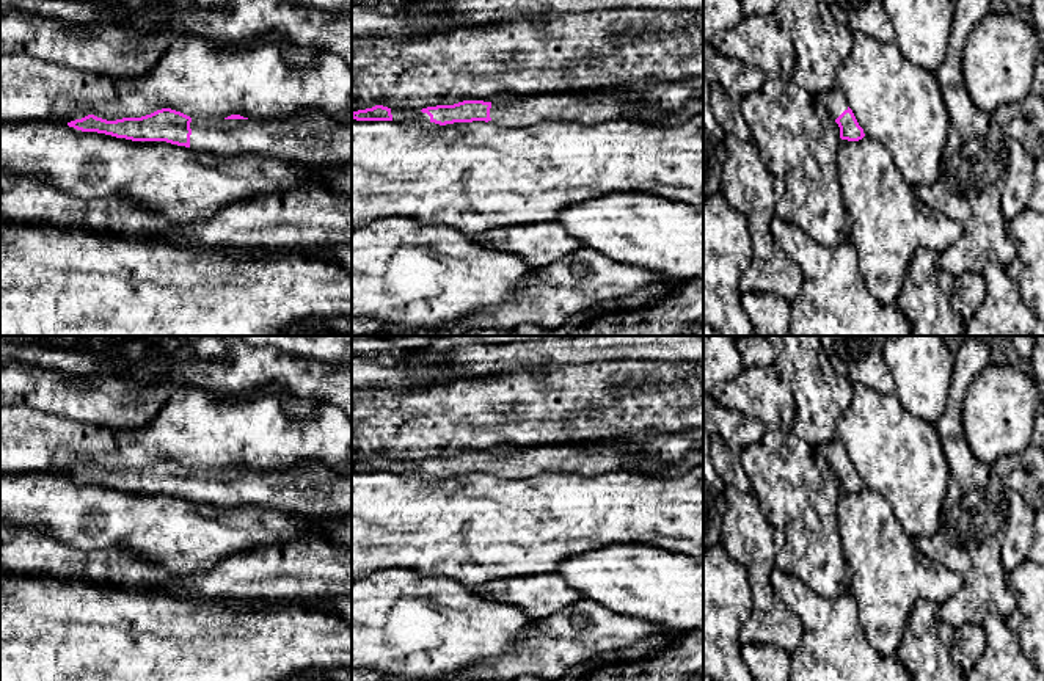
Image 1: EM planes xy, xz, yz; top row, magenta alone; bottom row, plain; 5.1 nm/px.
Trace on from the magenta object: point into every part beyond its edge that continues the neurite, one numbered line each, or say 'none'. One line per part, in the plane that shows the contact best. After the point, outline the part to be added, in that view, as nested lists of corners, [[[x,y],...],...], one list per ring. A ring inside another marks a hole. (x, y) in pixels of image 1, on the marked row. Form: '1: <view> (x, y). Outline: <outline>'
1: xy (311, 137). Outline: [[[309,111],[284,119],[192,119],[190,147],[264,154],[314,165],[352,163],[352,127]]]
2: xz (405, 115). Outline: [[[416,108],[391,110],[391,115],[396,122],[430,121],[427,113]]]

